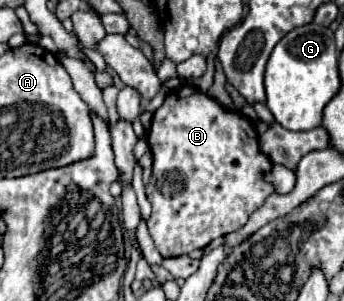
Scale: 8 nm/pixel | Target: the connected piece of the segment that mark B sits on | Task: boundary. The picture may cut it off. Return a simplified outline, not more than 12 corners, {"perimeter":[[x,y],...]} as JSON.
{"perimeter":[[183,83],[153,115],[147,227],[205,249],[275,193],[255,121]]}

